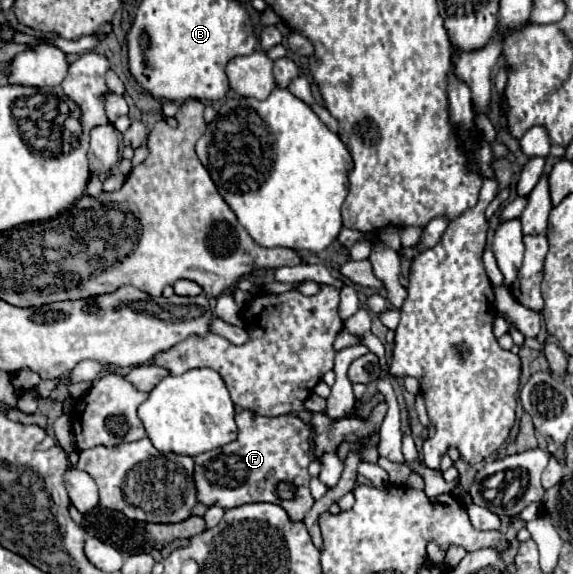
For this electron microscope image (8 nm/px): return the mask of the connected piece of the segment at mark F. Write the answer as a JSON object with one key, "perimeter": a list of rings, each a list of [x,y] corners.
{"perimeter":[[[250,410],[236,414],[236,424],[238,438],[234,442],[194,458],[198,502],[206,506],[220,506],[224,510],[248,502],[272,502],[282,506],[294,522],[304,520],[306,512],[314,504],[308,488],[308,464],[312,450],[310,426],[294,414],[266,418]]]}

